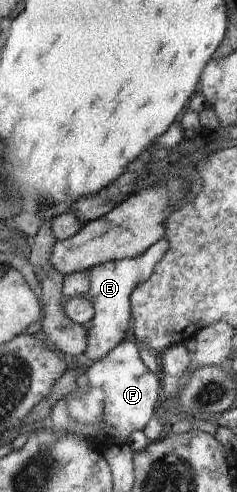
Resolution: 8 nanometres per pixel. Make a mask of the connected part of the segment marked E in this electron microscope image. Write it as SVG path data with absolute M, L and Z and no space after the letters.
M163 238L152 244L143 254L133 258L126 258L117 261L109 261L89 268L89 290L86 296L93 303L94 317L87 326L87 346L85 356L90 363L105 358L113 347L117 346L126 338L131 320L130 294L137 285L149 280L157 262L163 260L165 252L169 250L169 242Z

